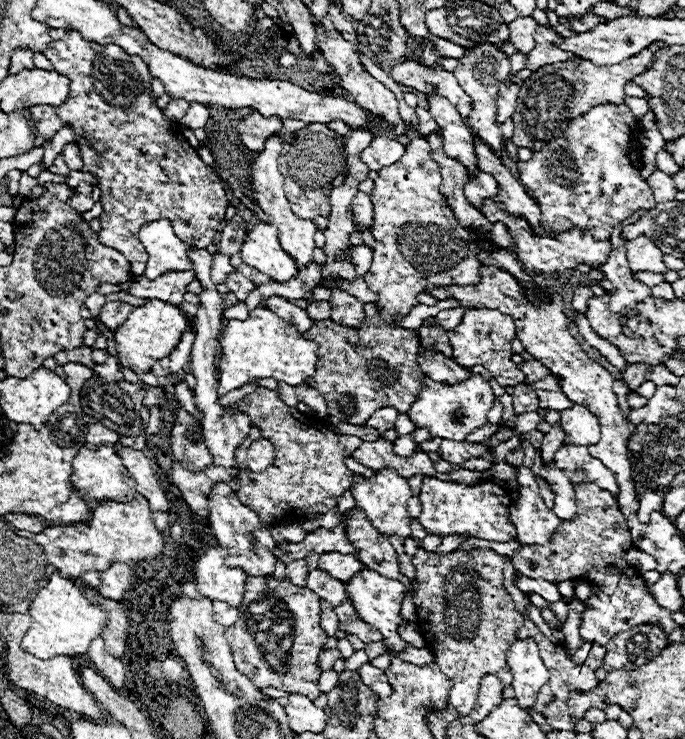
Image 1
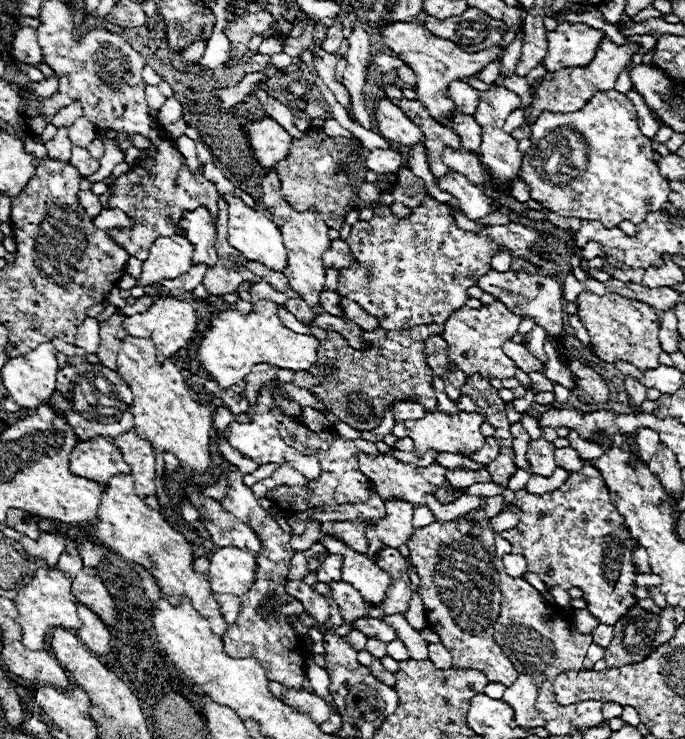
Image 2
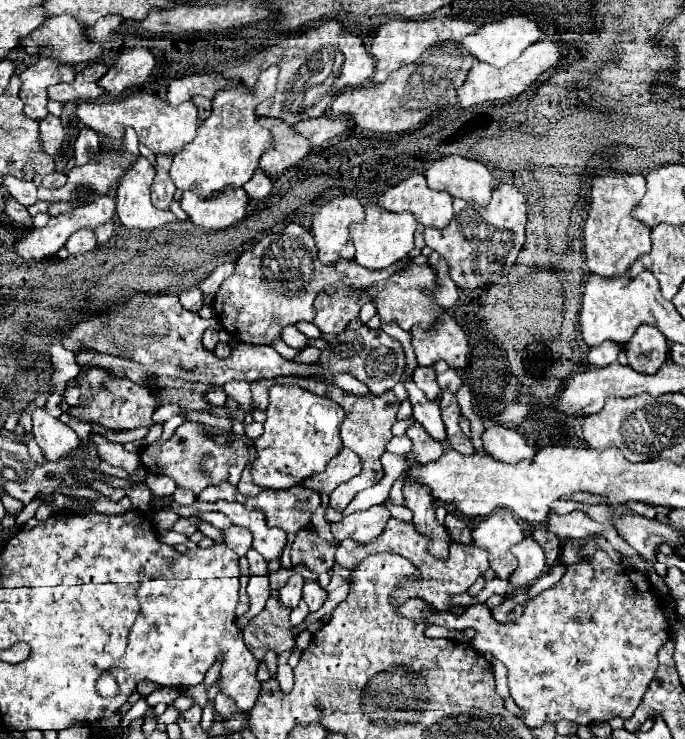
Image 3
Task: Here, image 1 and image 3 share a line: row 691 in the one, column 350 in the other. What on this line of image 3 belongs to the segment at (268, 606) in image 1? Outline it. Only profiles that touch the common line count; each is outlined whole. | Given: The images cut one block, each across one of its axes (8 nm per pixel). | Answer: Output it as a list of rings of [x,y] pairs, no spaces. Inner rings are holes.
[[[336,282],[316,296],[314,324],[326,334],[340,334],[344,326],[360,314],[360,308],[366,302],[372,302],[366,288]]]

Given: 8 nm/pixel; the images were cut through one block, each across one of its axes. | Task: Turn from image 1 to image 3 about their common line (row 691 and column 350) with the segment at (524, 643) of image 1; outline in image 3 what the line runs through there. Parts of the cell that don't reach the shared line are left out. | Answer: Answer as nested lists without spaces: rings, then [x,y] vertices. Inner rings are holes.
[[[372,506],[362,512],[352,512],[344,516],[340,522],[332,524],[332,534],[338,542],[350,538],[354,542],[368,542],[382,534],[390,514],[382,506]]]

